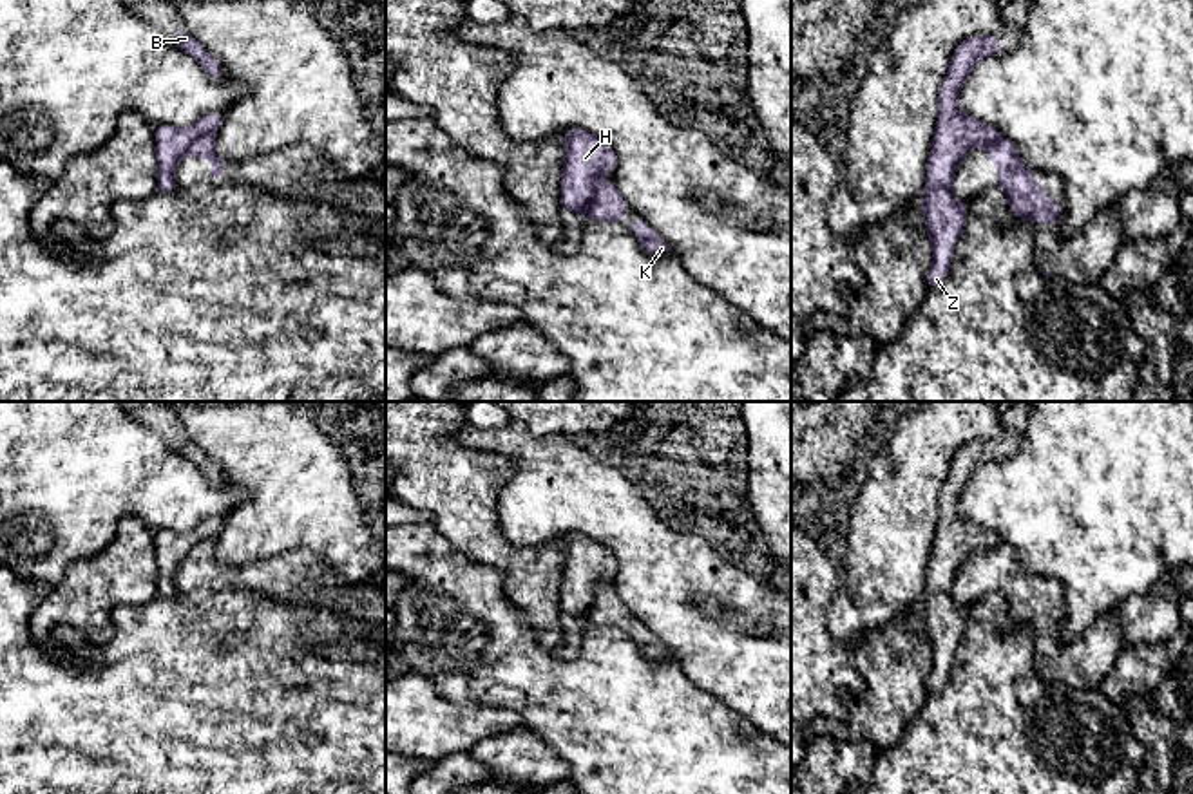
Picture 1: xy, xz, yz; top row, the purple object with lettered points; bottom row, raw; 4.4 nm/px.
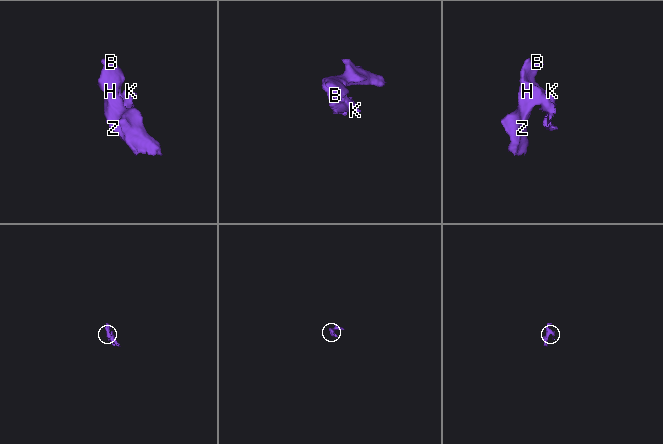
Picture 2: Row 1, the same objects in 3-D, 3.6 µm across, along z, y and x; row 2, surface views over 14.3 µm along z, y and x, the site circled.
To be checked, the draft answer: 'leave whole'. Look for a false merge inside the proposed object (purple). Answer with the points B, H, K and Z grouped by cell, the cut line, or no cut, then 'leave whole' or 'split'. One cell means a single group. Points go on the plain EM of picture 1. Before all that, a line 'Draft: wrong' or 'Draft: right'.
Draft: wrong
groups B H Z / K; cut xy (214, 538), (198, 541), (178, 565); split

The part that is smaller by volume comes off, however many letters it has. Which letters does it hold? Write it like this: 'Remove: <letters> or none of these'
Remove: K

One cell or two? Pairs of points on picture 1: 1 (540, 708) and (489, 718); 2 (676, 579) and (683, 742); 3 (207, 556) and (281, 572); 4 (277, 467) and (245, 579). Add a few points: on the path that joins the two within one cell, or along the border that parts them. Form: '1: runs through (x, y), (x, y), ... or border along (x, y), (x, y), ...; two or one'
1: border along (477, 709), (513, 709), (524, 726); two
2: border along (672, 659), (696, 684), (712, 695); two
3: runs through (225, 574), (230, 577), (263, 577); one
4: border along (288, 550), (268, 559), (227, 568); two

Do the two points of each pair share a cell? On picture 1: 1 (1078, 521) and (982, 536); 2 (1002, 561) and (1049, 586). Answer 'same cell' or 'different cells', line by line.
1: different cells
2: same cell

